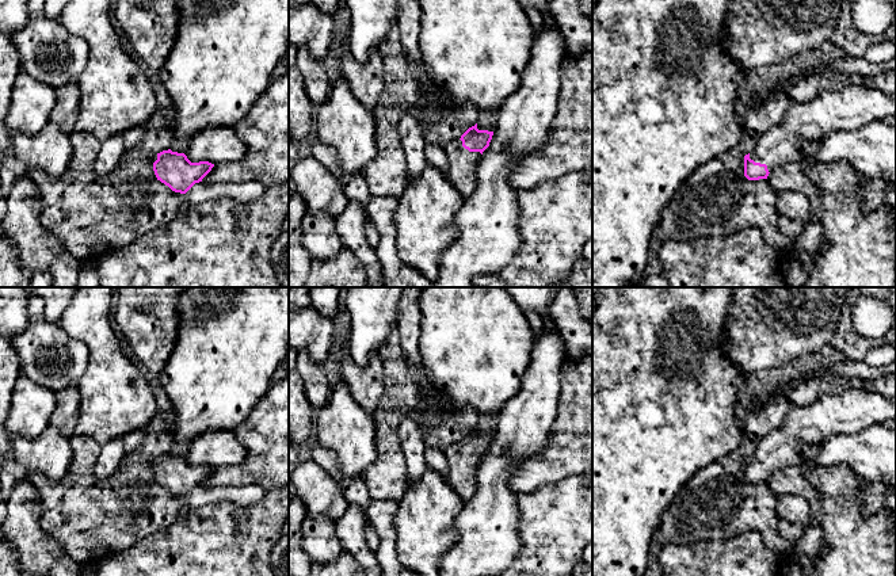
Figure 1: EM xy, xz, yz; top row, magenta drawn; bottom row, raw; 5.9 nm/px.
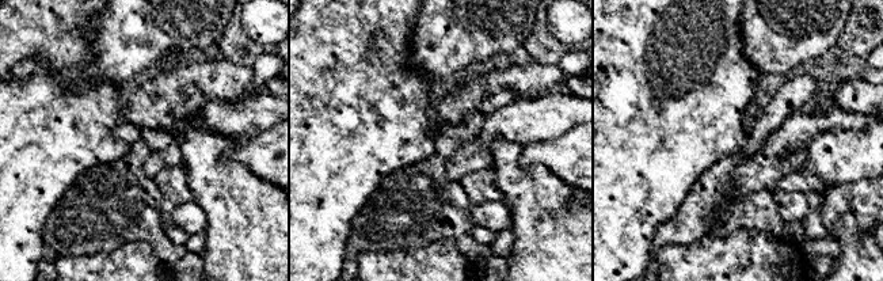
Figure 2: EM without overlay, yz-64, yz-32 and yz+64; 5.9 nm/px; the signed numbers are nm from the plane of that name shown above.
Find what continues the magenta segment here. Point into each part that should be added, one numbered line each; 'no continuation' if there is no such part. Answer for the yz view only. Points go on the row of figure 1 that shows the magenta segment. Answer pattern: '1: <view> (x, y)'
1: yz (851, 106)

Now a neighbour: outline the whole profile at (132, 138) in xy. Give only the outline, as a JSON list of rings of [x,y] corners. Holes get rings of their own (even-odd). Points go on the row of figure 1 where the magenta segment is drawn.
[[[145,123],[123,133],[122,140],[125,144],[125,152],[140,146],[140,142],[144,138],[144,136],[145,136]]]

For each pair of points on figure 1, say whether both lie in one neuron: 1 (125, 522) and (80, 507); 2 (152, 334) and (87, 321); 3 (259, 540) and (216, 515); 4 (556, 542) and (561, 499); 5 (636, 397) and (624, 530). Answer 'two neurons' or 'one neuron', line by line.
1: one neuron
2: two neurons
3: one neuron
4: one neuron
5: one neuron

